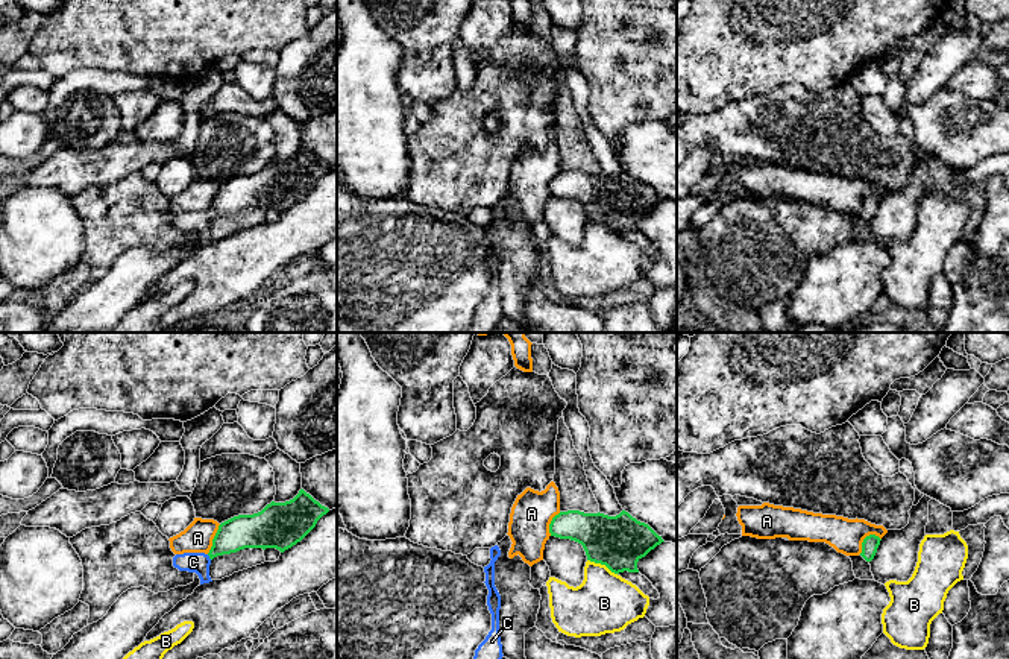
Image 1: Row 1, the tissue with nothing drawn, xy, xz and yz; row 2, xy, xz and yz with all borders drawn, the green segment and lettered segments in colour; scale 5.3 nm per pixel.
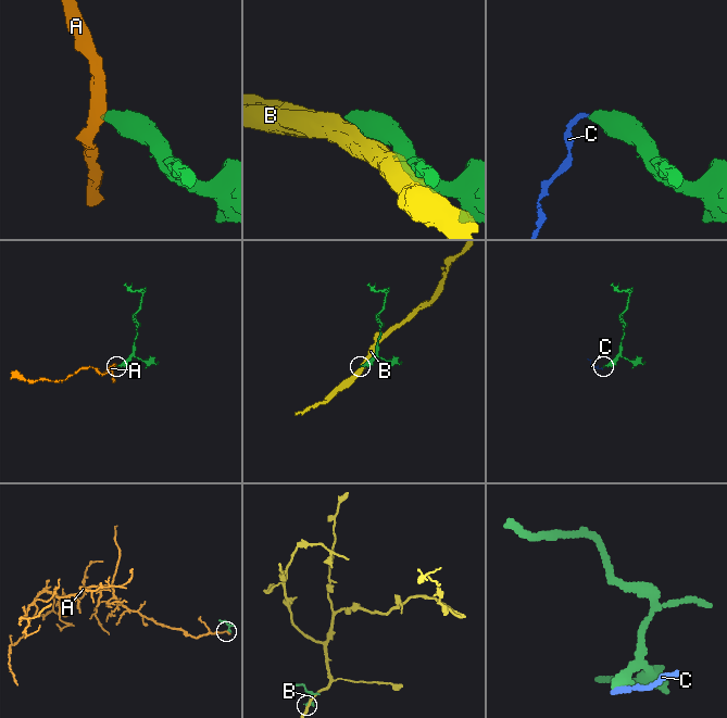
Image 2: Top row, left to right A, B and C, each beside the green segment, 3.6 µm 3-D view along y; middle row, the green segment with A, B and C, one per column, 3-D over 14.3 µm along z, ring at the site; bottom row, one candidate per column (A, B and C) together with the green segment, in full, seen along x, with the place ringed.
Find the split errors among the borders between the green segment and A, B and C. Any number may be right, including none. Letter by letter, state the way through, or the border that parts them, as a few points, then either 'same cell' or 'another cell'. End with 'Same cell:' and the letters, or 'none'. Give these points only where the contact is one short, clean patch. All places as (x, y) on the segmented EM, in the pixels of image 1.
A: along yz (880, 538), (868, 535), (861, 544), (859, 553) | another cell
B: another cell
C: across xy (240, 532), (232, 535), (210, 558), (193, 562) | same cell
Same cell: C

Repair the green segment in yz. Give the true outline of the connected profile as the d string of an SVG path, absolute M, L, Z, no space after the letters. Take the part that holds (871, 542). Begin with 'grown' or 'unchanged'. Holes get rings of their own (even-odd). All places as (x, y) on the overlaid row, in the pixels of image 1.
unchanged; M869 534L863 539L862 542L862 553L860 556L866 560L871 562L877 553L877 548L880 545L880 538L875 534Z

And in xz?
unchanged; M567 510L555 515L549 524L551 536L571 539L583 545L587 560L605 565L611 572L639 572L637 562L665 542L648 524L622 510L616 516Z

